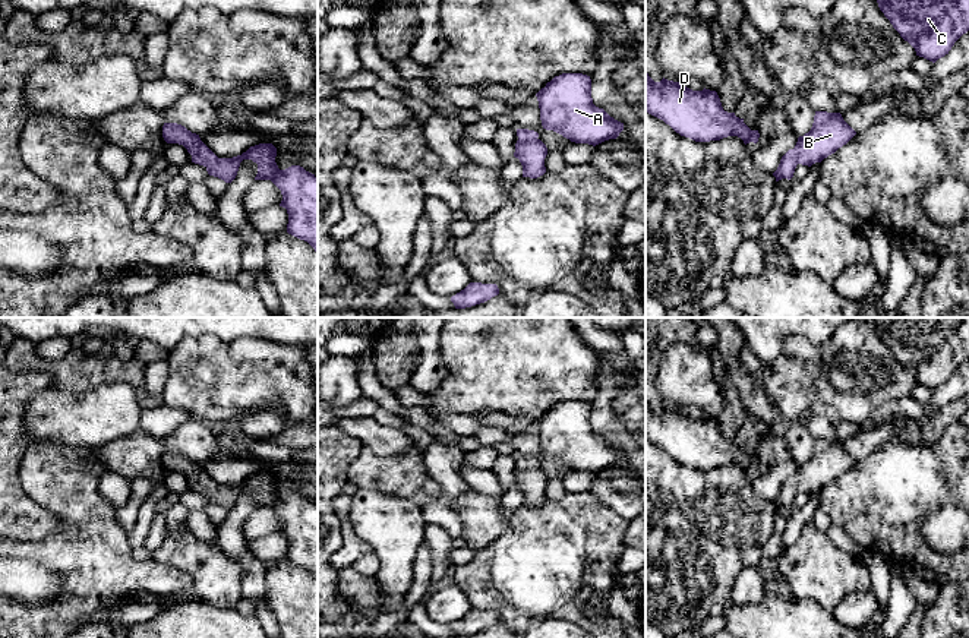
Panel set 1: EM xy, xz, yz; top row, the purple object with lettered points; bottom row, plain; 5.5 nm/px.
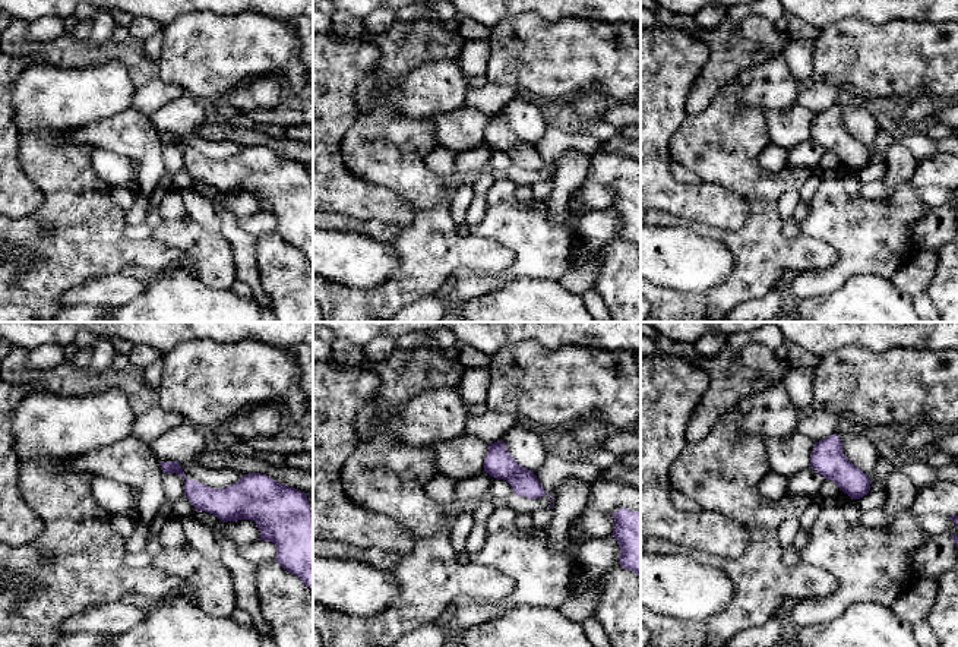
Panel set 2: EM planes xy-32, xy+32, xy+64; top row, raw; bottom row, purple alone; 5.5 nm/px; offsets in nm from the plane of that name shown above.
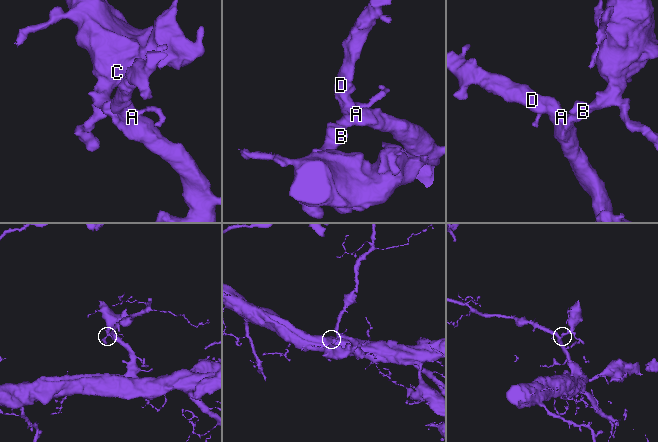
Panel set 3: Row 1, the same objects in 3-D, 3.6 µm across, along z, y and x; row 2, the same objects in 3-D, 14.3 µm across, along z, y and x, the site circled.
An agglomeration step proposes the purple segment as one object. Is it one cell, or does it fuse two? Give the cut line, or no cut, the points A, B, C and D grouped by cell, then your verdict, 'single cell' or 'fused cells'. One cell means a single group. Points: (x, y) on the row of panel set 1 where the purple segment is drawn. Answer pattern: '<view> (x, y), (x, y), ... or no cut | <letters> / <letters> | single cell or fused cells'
no cut | A B C D | single cell

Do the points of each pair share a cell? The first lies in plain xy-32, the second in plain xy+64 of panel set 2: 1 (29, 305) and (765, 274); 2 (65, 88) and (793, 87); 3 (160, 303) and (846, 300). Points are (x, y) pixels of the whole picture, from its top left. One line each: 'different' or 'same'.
1: same
2: same
3: same

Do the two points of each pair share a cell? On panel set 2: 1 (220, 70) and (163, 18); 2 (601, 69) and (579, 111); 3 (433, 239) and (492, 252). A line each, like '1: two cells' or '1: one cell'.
1: two cells
2: two cells
3: one cell

